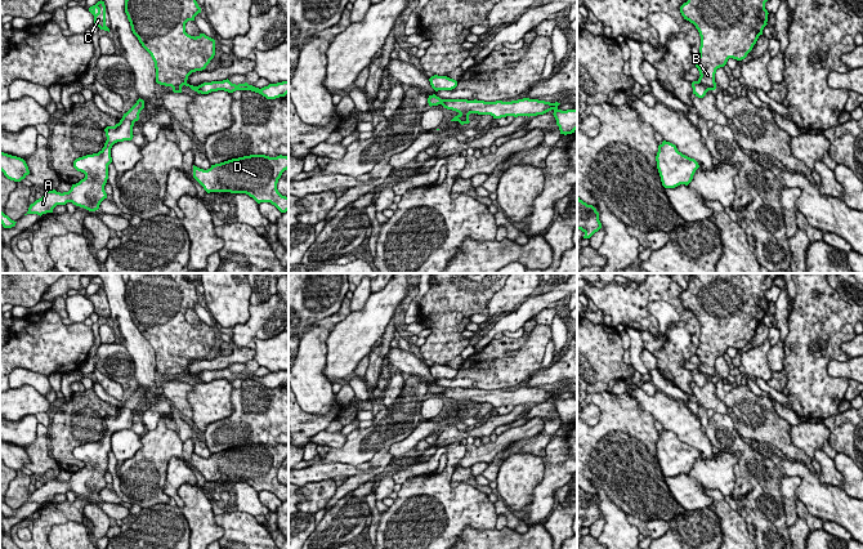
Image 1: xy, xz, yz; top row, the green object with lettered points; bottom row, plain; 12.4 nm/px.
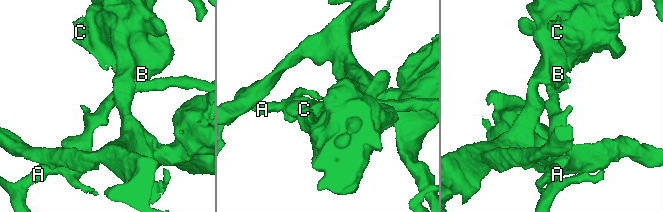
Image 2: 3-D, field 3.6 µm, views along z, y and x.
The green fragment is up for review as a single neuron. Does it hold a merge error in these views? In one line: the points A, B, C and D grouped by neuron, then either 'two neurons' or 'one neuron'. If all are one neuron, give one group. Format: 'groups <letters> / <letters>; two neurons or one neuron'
groups A / B C D; two neurons

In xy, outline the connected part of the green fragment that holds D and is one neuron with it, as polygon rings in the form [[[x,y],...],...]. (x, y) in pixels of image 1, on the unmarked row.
[[[250,443],[211,454],[207,459],[193,454],[193,467],[207,482],[246,482],[258,492],[270,491],[281,501],[286,501],[289,486],[278,481],[277,472],[287,458],[287,445]]]

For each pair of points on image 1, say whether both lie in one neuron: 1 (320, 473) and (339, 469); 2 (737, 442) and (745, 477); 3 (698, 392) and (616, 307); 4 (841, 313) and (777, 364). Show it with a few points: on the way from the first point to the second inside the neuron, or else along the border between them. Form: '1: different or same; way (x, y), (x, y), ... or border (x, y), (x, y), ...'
1: same; way (325, 471), (334, 469)
2: same; way (745, 451), (745, 468)
3: different; border (692, 380), (691, 389), (693, 394)
4: different; border (782, 343), (783, 369)

